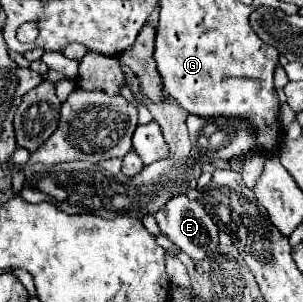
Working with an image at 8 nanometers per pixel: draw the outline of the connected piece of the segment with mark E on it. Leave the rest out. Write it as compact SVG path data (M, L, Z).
M181 195L181 197L171 197L167 201L167 205L163 209L159 209L155 213L155 219L157 219L157 225L161 229L163 235L167 235L171 239L173 245L177 245L179 249L183 249L189 257L193 259L203 259L205 255L217 251L217 225L211 221L211 217L207 215L207 211L203 209L203 205L195 199L189 199L187 195Z

